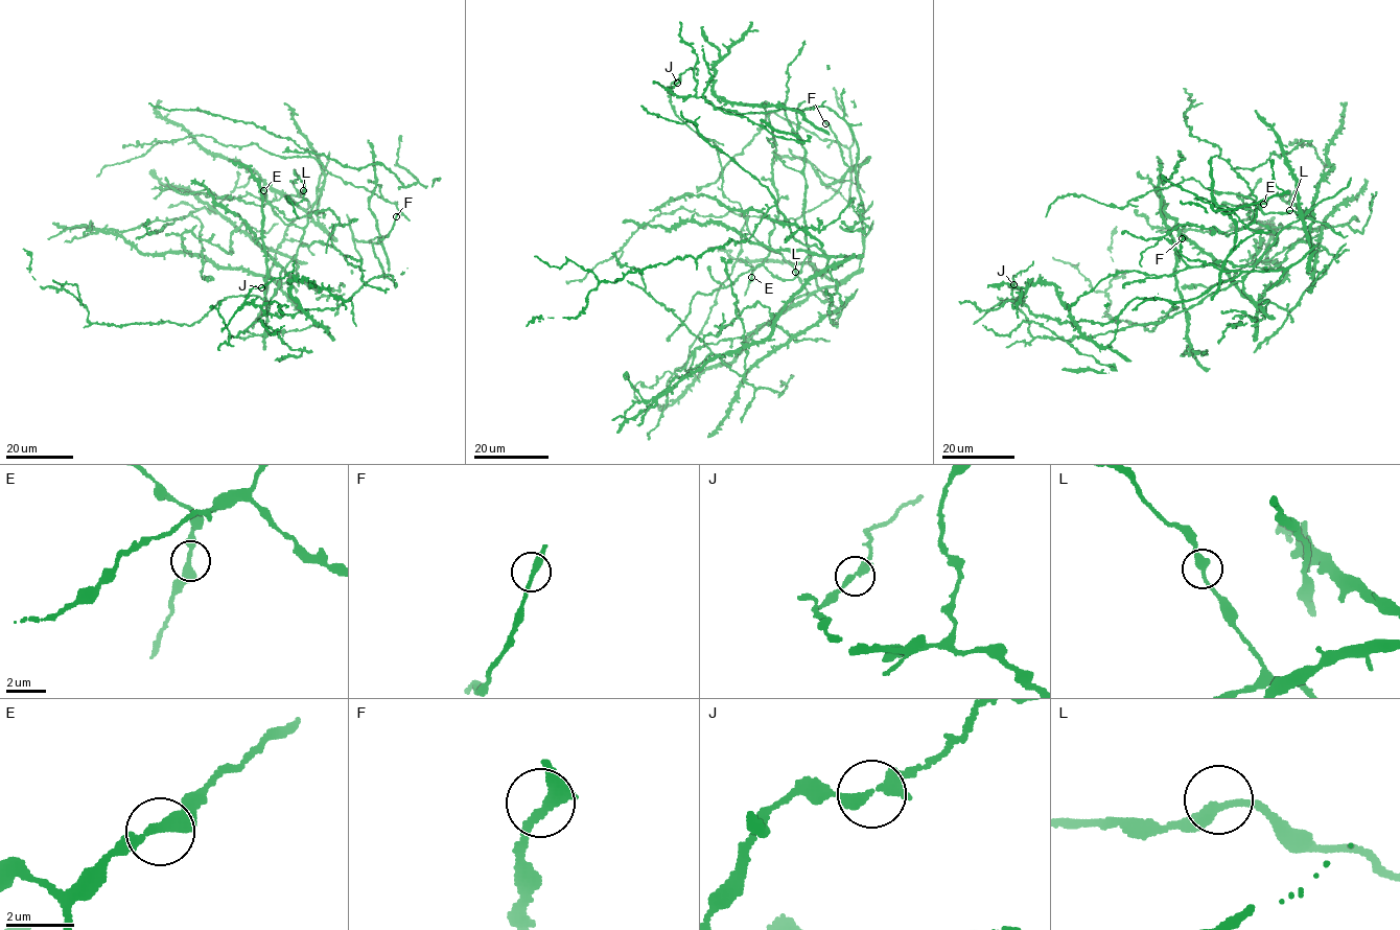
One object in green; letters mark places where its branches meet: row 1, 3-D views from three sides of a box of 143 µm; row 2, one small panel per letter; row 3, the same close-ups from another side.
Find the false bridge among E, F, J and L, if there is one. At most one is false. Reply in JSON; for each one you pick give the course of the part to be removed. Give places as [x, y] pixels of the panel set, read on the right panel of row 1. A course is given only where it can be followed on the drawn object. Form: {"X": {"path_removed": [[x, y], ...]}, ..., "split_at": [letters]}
{"split_at": []}

